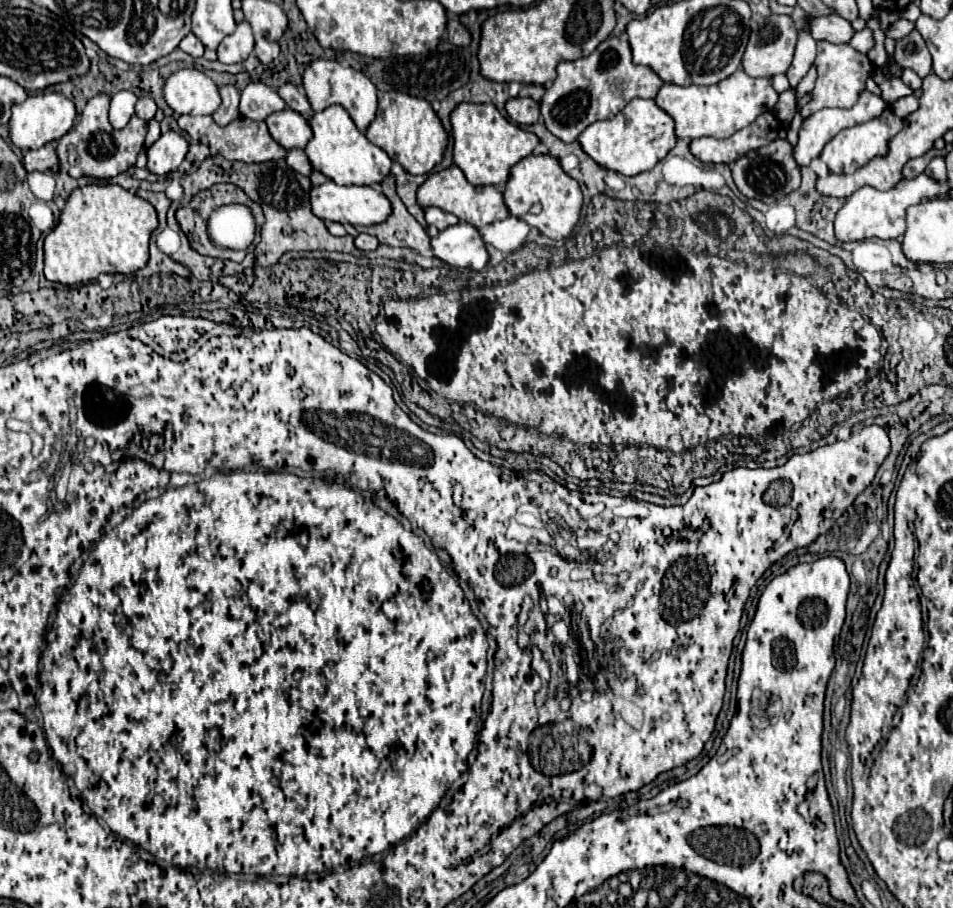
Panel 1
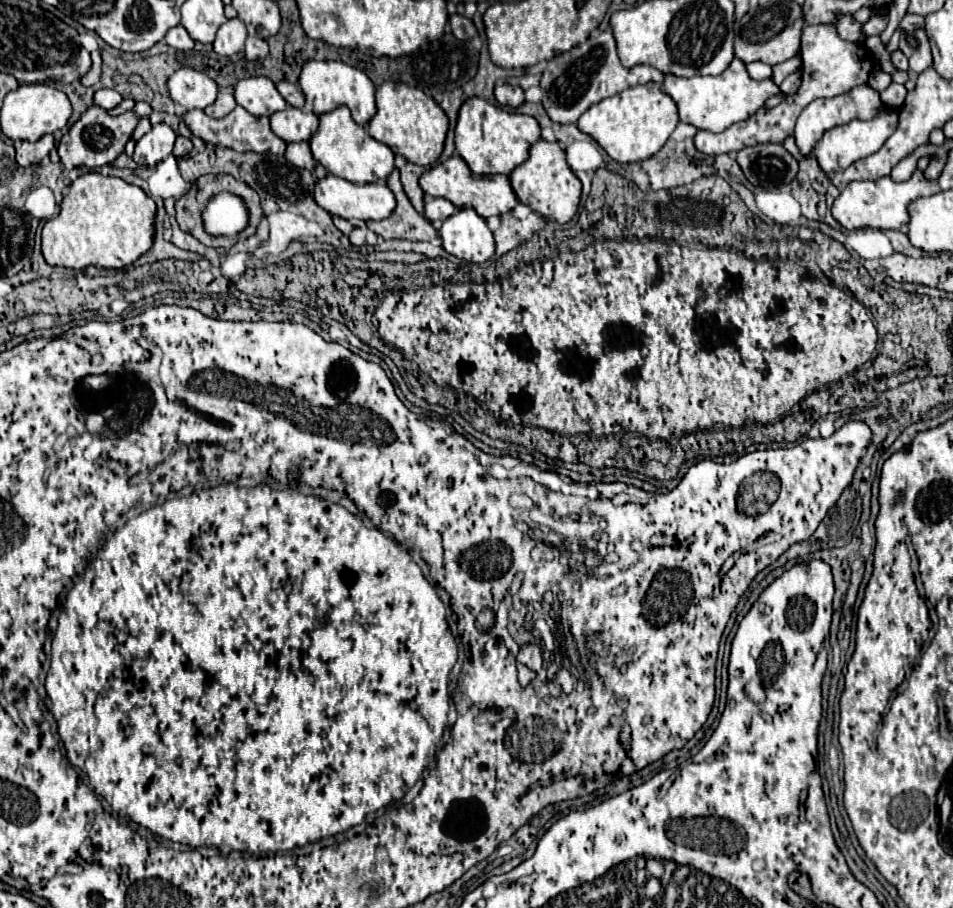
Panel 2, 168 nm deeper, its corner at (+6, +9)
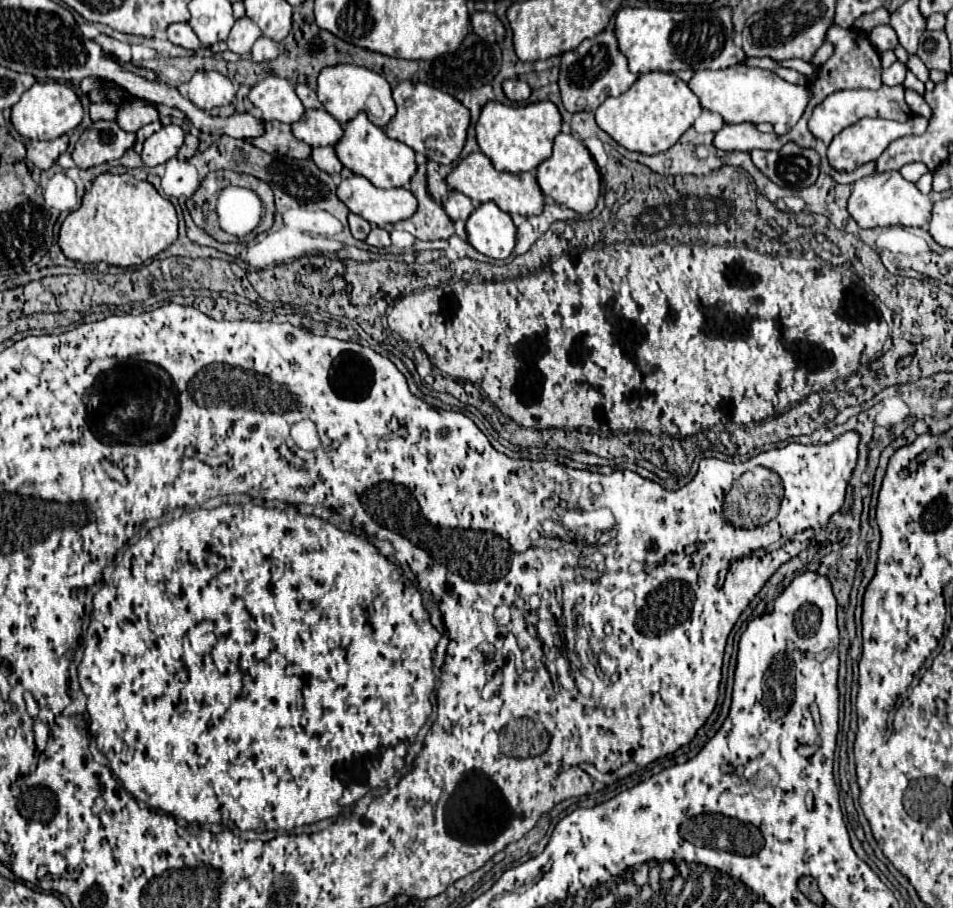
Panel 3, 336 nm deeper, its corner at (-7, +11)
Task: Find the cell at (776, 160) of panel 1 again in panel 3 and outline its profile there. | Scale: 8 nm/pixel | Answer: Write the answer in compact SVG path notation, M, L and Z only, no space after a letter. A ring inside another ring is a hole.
M787 143L779 151L753 149L751 157L757 169L783 189L799 191L811 187L819 175L819 153L795 143Z

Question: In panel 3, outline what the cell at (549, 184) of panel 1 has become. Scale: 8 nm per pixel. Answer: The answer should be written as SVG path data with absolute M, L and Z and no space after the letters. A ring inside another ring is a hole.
M559 133L555 137L553 155L537 167L537 181L539 181L539 187L545 193L545 197L551 197L555 203L565 205L581 215L587 215L595 209L595 203L601 193L599 169L593 161L589 149L583 145L583 141L571 133L569 135Z

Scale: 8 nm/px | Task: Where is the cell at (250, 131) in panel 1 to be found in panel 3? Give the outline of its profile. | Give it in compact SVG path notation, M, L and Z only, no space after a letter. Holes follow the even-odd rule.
M265 121L265 135L257 139L247 139L247 141L263 149L265 153L277 153L291 159L299 159L299 161L311 157L311 147L295 139L291 133L291 127L279 121Z

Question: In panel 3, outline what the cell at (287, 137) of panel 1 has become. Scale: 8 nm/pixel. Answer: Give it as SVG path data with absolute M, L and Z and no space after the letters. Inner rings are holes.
M325 109L305 111L301 121L293 123L291 127L293 135L311 147L337 145L343 135L343 127Z

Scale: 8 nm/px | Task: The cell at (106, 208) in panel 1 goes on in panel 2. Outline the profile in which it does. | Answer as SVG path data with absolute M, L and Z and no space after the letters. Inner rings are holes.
M100 173L80 175L72 185L68 195L62 199L60 213L50 219L42 229L42 253L48 265L84 269L88 265L104 269L124 269L132 265L140 255L152 247L154 237L154 201L136 185L130 185L118 177L104 177Z

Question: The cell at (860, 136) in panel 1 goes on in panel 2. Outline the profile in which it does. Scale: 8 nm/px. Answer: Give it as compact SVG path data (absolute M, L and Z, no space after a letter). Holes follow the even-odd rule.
M884 109L874 119L868 119L868 121L854 119L850 123L846 123L846 125L838 125L838 127L826 131L822 135L822 139L816 143L814 155L816 155L818 163L820 163L820 167L824 169L824 173L842 171L848 165L852 165L854 161L876 153L886 143L886 139L896 131L896 127L898 127L898 113L894 109Z

